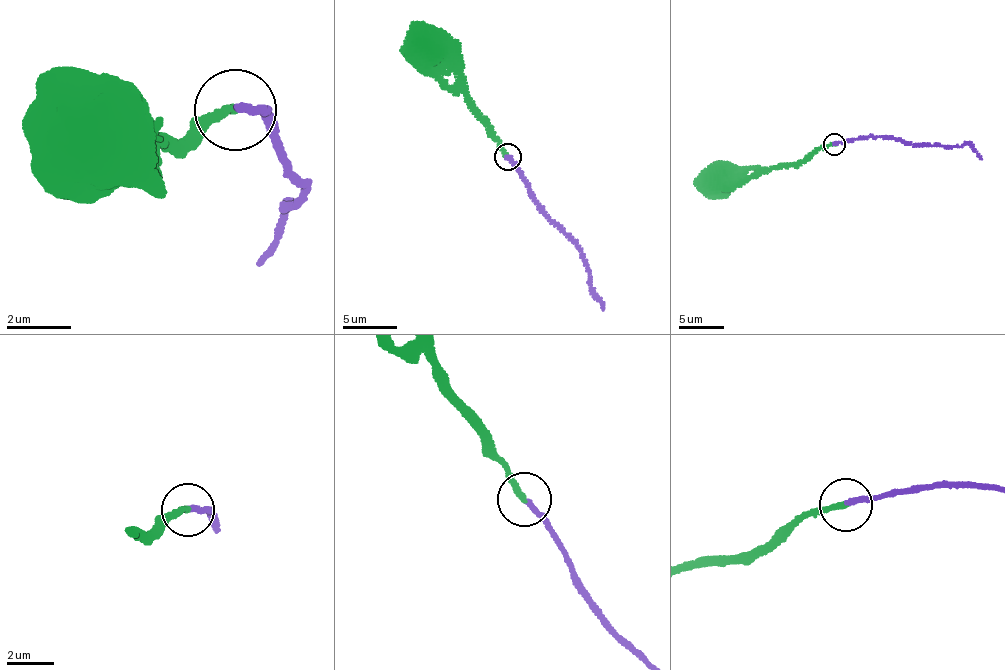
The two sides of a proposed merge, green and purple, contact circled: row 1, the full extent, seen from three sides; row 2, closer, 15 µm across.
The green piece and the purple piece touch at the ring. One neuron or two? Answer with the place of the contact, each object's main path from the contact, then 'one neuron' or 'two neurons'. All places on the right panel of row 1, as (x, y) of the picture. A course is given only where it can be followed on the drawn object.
(834, 144) | green via (833, 145), (824, 145), (801, 160), (758, 169), (748, 176), (723, 176), (714, 170), (709, 172), (710, 179) | purple via (833, 145), (867, 137), (893, 136), (935, 146), (970, 144), (982, 159) | one neuron

